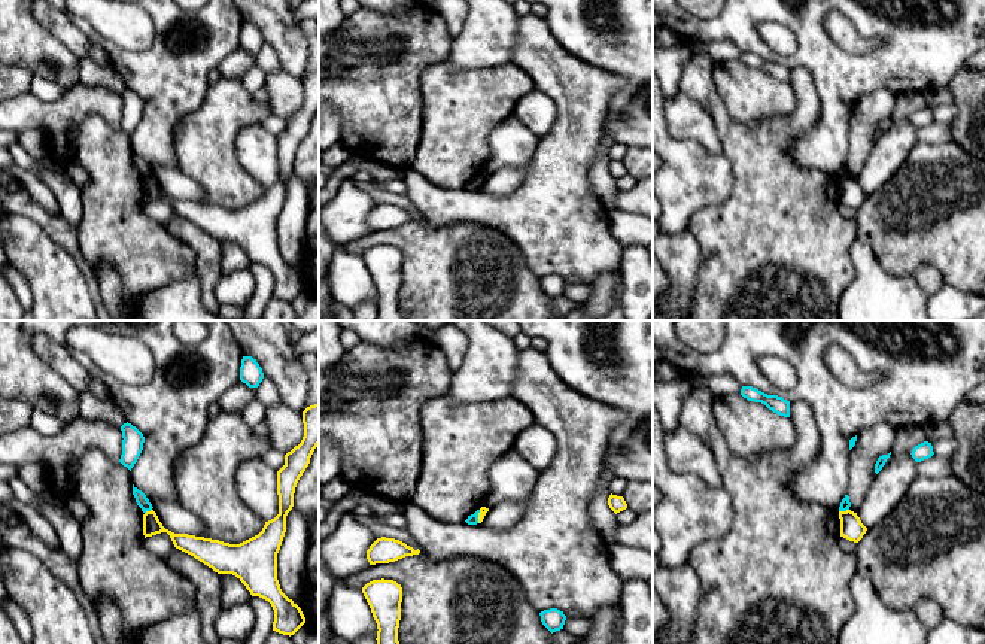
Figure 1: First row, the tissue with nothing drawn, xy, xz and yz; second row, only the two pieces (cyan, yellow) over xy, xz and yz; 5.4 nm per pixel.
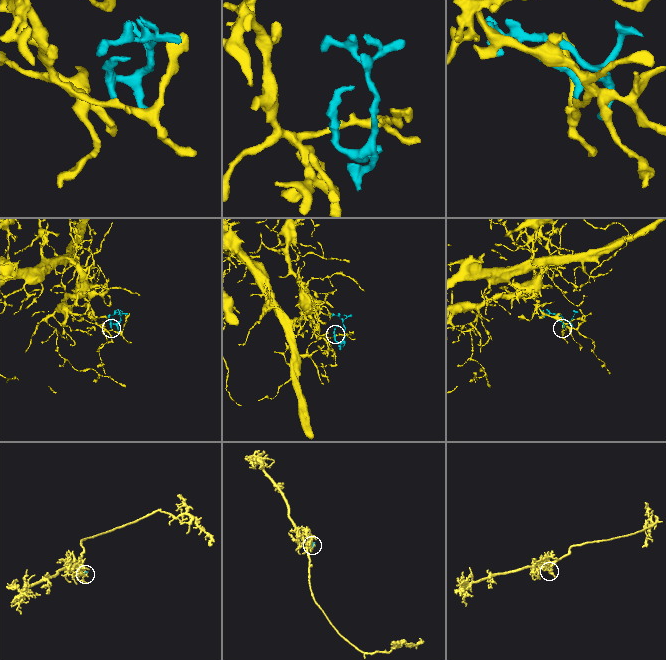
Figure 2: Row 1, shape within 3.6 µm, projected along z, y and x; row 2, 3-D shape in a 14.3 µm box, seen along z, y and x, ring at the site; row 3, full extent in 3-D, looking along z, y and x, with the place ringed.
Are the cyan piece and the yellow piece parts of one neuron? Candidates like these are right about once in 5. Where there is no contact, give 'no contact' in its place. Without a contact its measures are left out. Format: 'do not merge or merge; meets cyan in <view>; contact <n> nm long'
do not merge; meets cyan in xy; contact 50 nm long

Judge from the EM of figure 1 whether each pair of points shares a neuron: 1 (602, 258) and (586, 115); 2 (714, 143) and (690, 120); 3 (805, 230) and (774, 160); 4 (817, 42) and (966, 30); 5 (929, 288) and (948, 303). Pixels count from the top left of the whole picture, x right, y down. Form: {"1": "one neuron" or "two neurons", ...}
{"1": "one neuron", "2": "one neuron", "3": "one neuron", "4": "one neuron", "5": "two neurons"}

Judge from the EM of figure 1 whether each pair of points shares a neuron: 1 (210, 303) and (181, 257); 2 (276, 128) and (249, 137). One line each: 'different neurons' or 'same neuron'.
1: different neurons
2: different neurons

